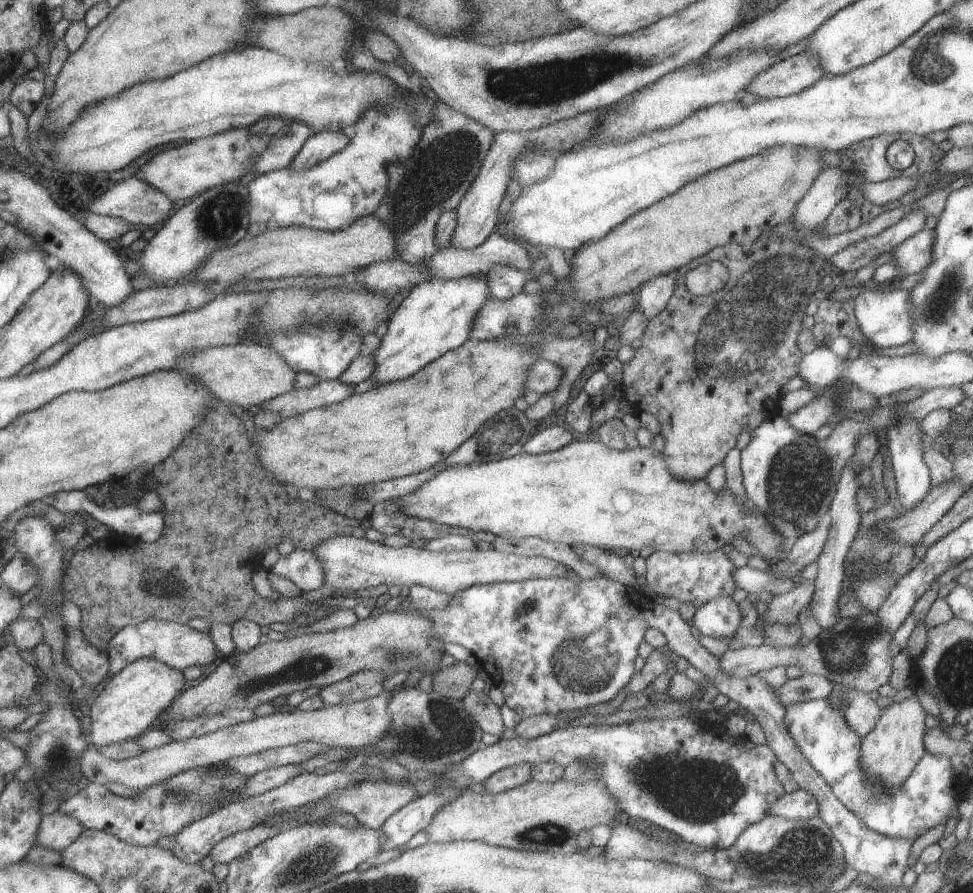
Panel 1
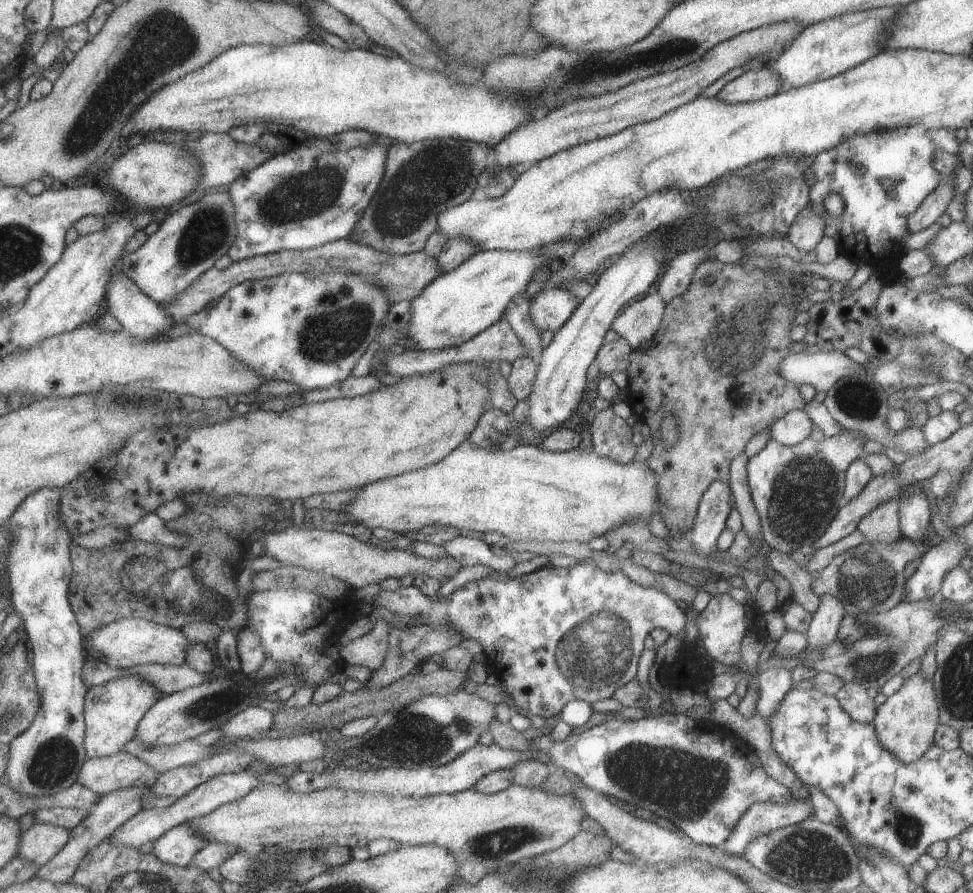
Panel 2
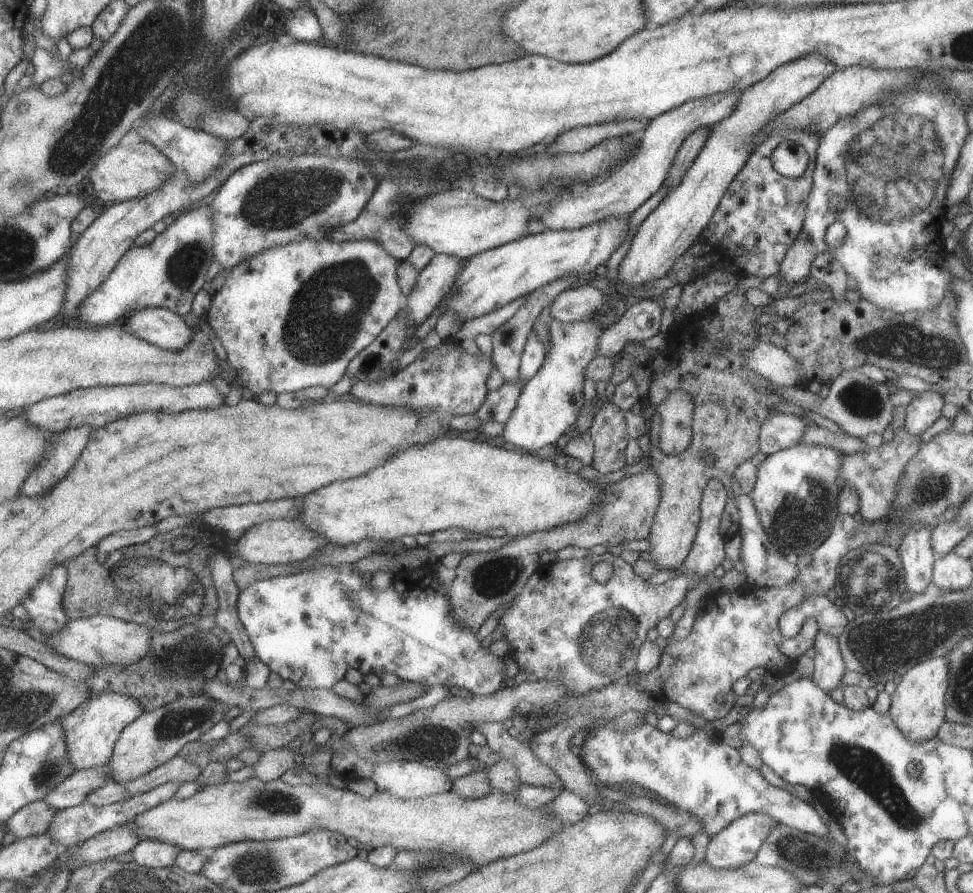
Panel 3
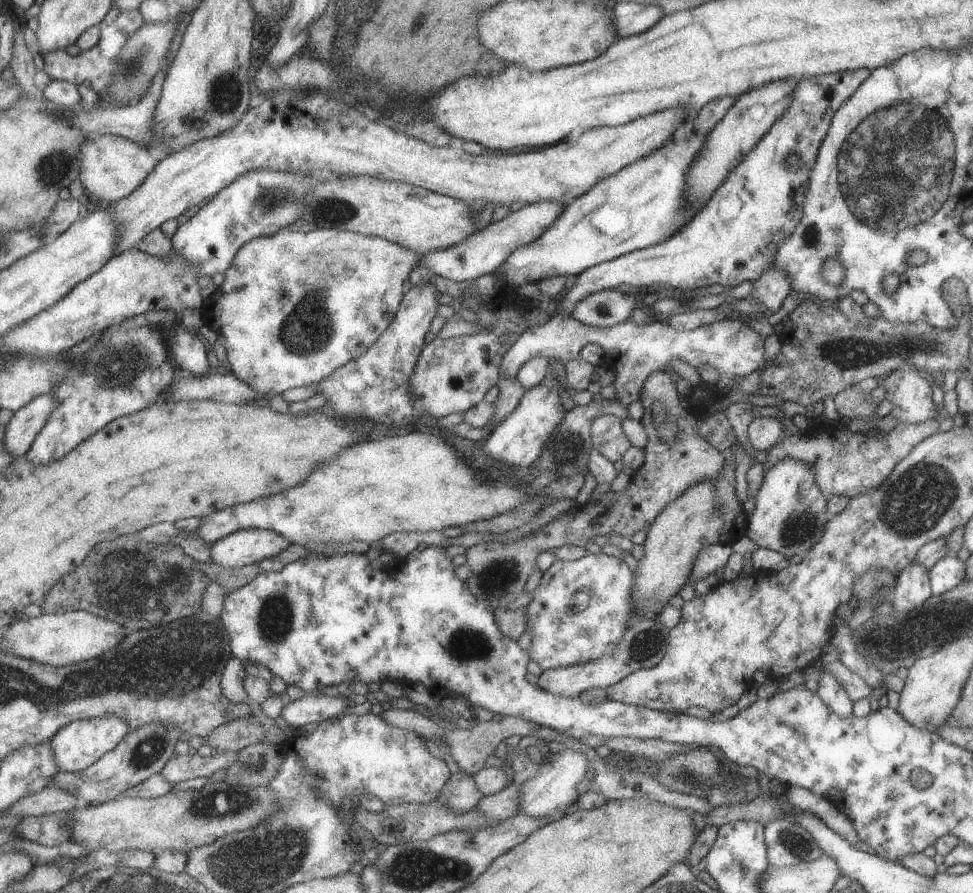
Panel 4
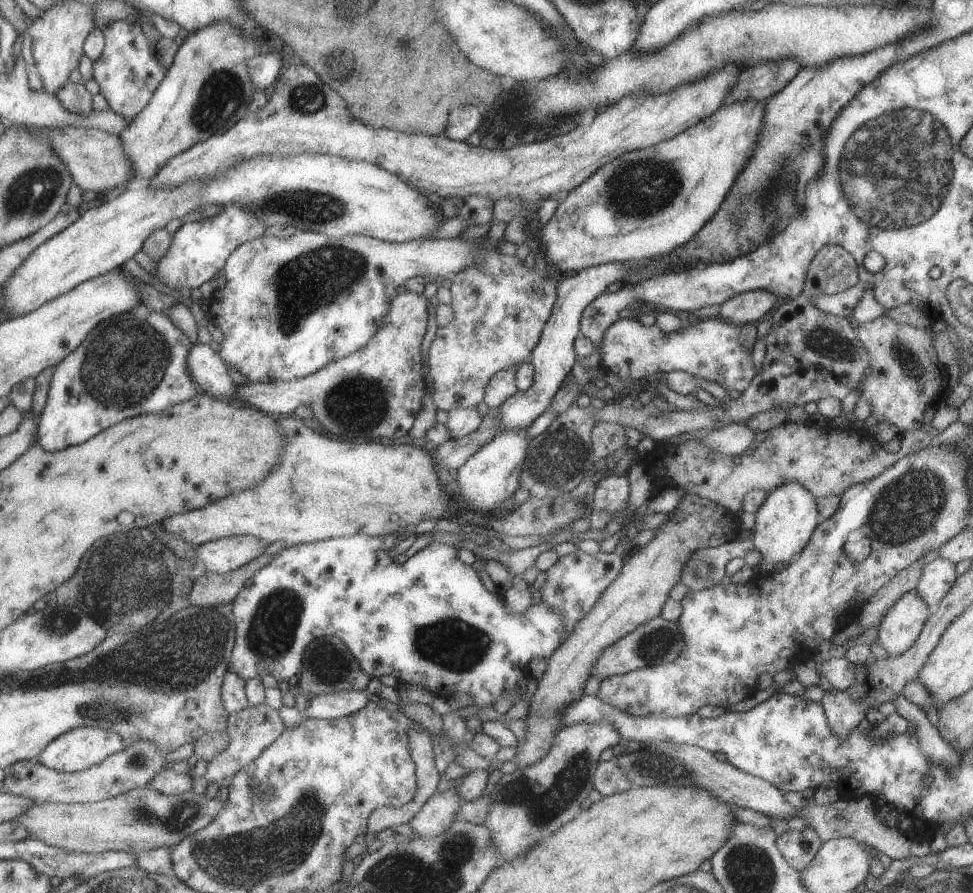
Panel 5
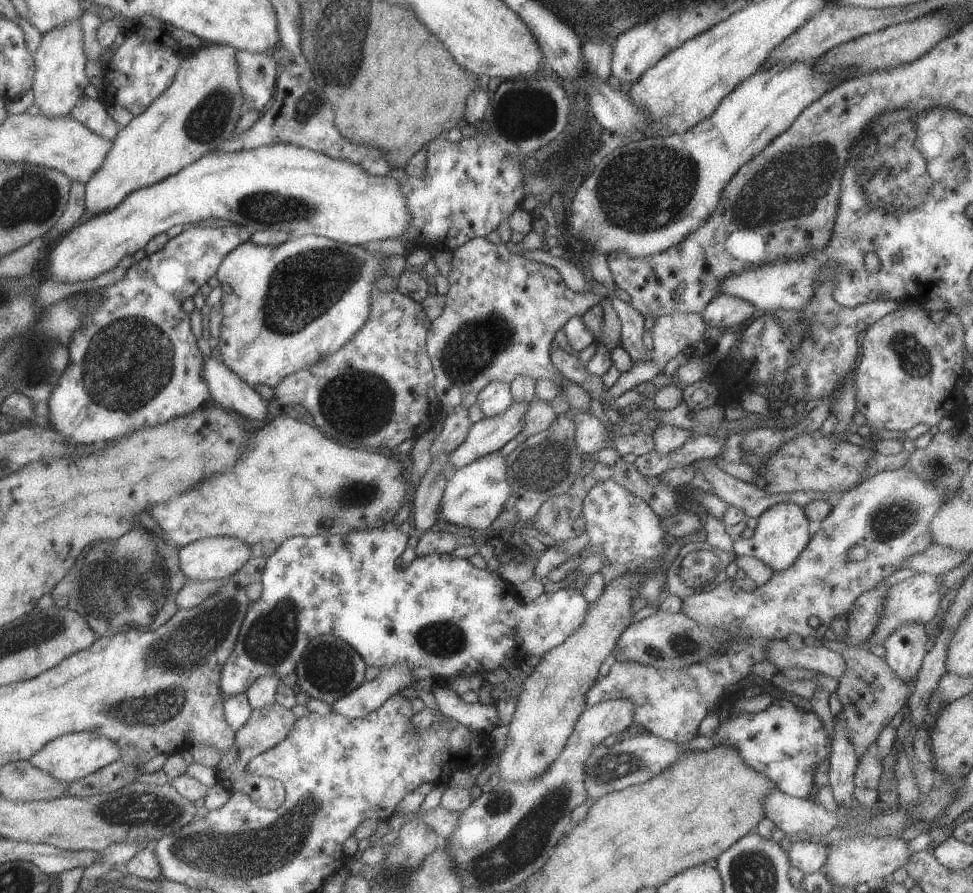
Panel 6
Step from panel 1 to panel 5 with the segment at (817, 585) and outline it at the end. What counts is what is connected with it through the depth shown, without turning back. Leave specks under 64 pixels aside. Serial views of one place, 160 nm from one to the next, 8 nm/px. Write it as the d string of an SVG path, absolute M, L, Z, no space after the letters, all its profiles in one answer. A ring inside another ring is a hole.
M833 687L823 691L819 703L830 731L838 737L847 736L847 733L864 719L866 713L866 704L862 703L861 699L856 701L849 693Z

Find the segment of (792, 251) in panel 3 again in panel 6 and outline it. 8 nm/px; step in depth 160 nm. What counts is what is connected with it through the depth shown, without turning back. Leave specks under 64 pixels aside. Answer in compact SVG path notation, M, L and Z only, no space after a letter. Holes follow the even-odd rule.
M729 295L715 296L700 312L707 327L744 326L759 312L746 300Z

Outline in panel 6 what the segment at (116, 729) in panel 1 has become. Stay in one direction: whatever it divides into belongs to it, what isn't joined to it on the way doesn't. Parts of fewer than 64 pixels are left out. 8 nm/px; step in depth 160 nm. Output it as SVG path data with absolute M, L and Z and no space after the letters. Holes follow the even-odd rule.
M81 731L61 735L46 742L28 761L35 768L46 772L59 782L70 783L103 768L119 757L120 748L112 740L93 731Z

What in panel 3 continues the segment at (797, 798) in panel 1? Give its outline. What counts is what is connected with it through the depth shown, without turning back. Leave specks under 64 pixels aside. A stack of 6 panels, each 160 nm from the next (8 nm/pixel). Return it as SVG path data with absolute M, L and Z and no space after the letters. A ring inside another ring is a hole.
M748 813L733 820L709 839L704 858L706 864L712 868L729 869L753 861L775 824L762 813Z

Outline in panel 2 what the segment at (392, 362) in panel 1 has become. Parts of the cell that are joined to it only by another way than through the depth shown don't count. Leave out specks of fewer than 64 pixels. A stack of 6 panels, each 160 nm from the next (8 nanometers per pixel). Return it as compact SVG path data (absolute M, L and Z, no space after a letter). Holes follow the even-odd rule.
M549 248L530 250L496 250L489 249L478 251L469 256L460 266L451 272L442 273L430 284L427 284L420 291L419 296L411 300L411 320L407 322L409 326L405 328L405 337L411 340L411 349L414 350L441 350L459 346L467 340L480 334L485 328L492 326L495 322L503 319L503 310L509 304L509 300L517 292L525 291L529 281L534 276L534 272L544 266L551 266L552 261L548 259L545 252Z

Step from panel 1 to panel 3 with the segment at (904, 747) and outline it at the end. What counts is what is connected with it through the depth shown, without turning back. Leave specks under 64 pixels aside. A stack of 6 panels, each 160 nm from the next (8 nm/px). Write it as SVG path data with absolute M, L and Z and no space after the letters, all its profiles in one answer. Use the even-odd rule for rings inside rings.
M944 656L919 662L901 675L901 682L890 696L891 705L886 714L907 741L919 743L936 736L944 722L947 678L948 663Z

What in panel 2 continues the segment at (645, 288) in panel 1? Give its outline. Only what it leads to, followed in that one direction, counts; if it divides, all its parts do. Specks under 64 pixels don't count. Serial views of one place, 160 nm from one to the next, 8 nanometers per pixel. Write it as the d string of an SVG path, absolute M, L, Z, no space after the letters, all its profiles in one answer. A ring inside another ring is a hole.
M658 292L646 293L637 298L632 307L626 307L617 315L610 329L626 340L630 351L634 351L643 342L652 340L663 317L664 309L665 305Z

